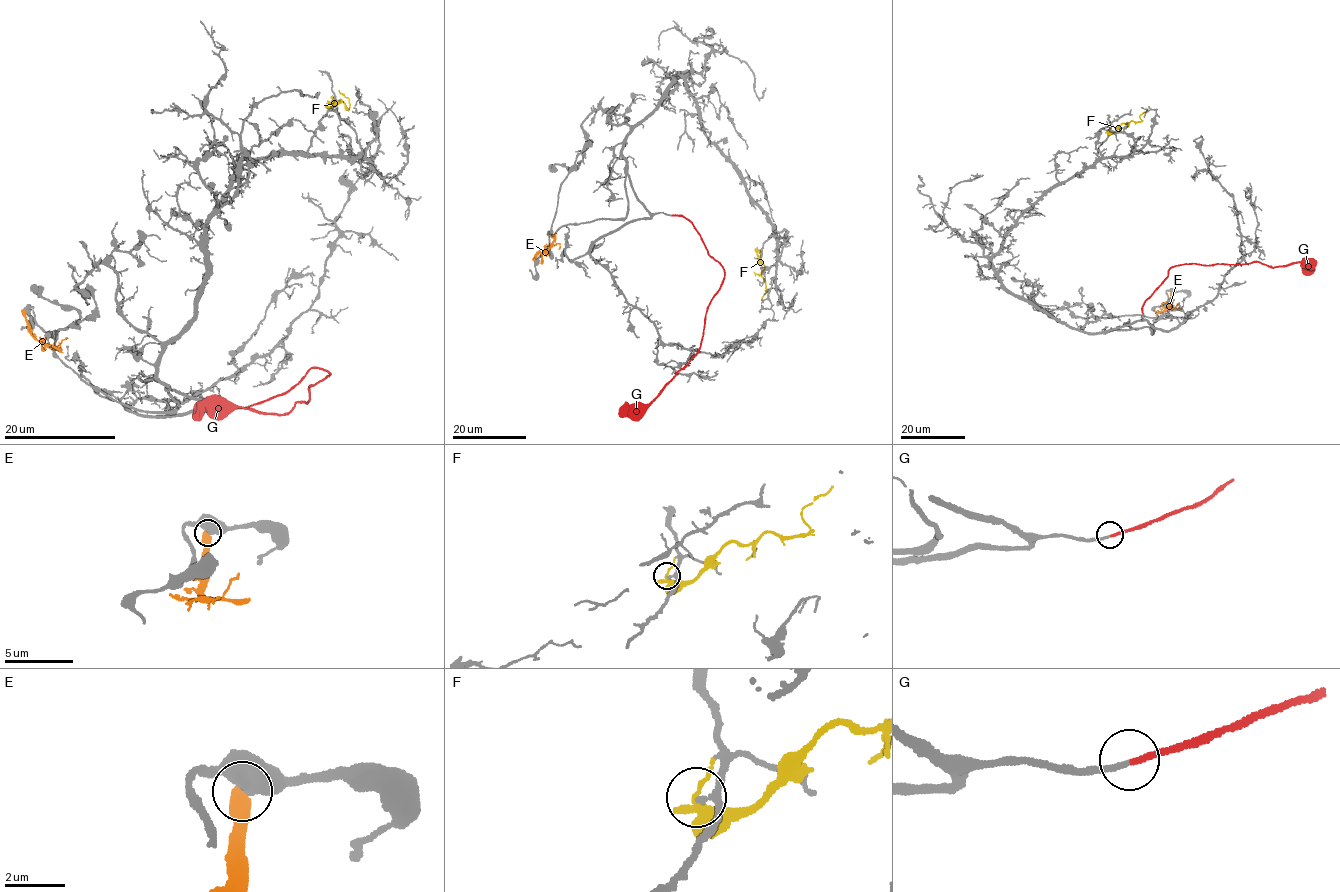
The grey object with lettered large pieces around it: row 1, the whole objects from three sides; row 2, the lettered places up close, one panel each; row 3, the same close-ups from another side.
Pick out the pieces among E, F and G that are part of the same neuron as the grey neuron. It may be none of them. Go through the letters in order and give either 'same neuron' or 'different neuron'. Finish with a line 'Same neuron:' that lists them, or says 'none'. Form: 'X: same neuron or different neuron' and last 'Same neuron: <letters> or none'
E: different neuron
F: different neuron
G: same neuron
Same neuron: G

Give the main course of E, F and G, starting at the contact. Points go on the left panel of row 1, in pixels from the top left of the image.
E: (24, 310), (28, 331), (40, 342), (56, 346), (65, 339)
F: (332, 101), (331, 106), (340, 100), (337, 102), (349, 108), (348, 99), (339, 90)
G: (248, 406), (290, 391), (313, 368), (330, 376), (309, 385), (308, 404), (276, 415), (239, 406), (192, 416)

